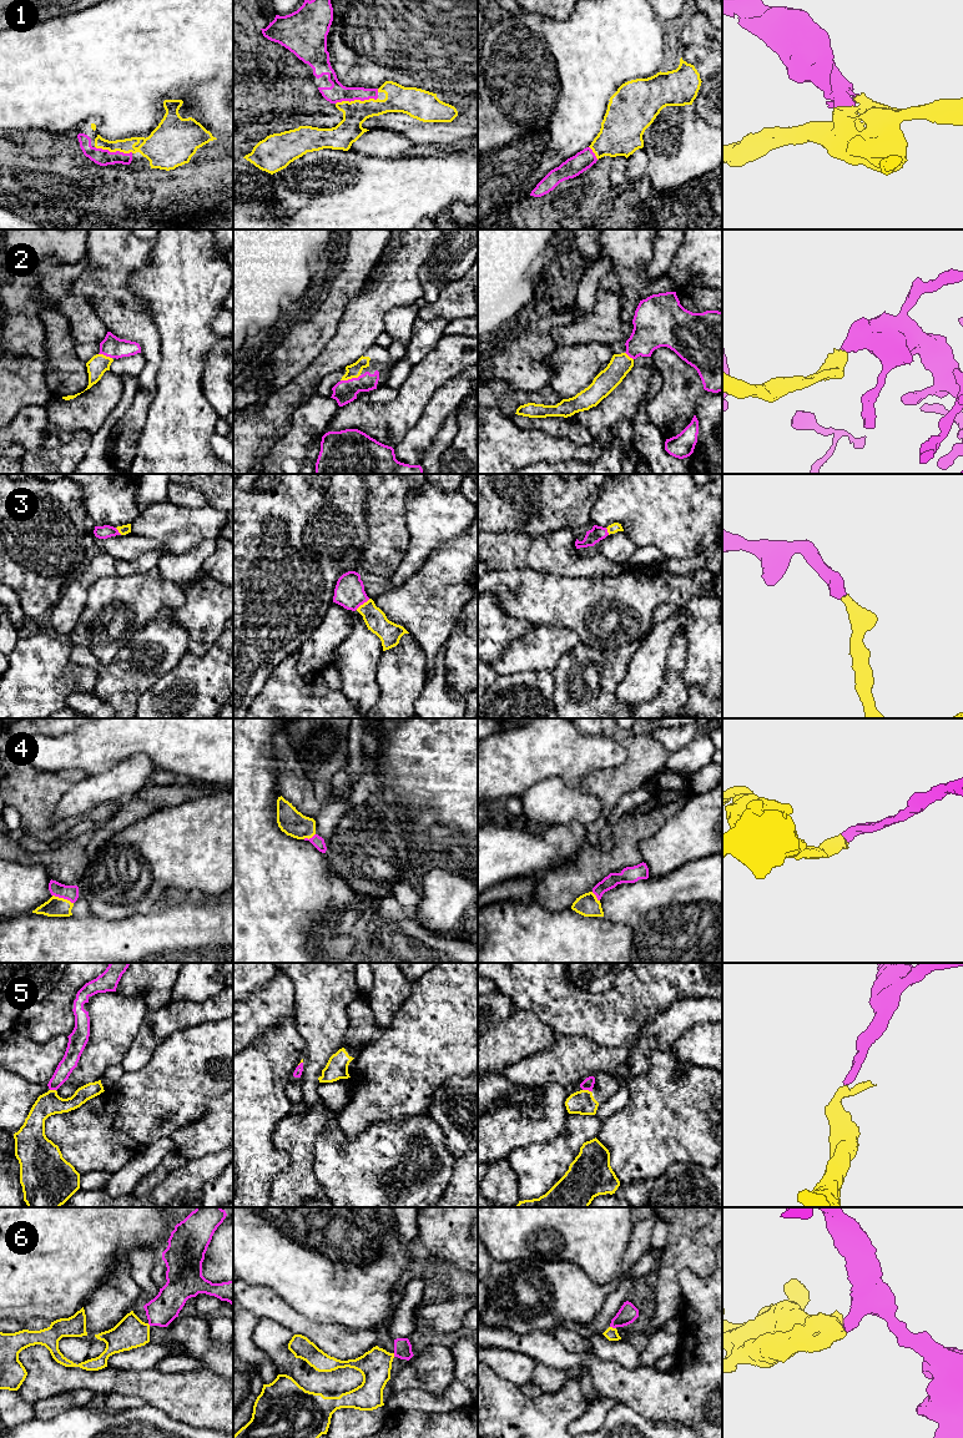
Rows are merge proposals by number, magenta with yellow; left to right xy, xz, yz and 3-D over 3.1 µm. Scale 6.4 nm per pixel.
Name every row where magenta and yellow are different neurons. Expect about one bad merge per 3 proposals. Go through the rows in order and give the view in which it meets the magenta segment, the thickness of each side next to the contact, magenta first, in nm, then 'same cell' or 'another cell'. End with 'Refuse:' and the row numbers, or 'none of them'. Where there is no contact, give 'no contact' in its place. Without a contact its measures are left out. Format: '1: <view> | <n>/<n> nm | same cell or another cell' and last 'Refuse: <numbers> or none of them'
1: xz | 120/160 nm | same cell
2: xz | 150/90 nm | same cell
3: xz | 190/140 nm | same cell
4: xy | 100/130 nm | same cell
5: yz | 80/150 nm | same cell
6: yz | 120/80 nm | same cell
Refuse: none of them

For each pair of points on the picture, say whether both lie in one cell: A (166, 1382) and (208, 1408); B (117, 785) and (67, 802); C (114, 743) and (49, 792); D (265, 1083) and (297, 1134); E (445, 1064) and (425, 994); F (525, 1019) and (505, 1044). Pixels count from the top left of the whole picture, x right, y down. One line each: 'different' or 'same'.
A: same
B: same
C: different
D: different
E: same
F: same

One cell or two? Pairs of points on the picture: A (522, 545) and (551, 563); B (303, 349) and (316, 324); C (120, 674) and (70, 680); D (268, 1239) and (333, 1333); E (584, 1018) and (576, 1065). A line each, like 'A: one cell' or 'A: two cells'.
A: one cell
B: one cell
C: two cells
D: two cells
E: two cells

